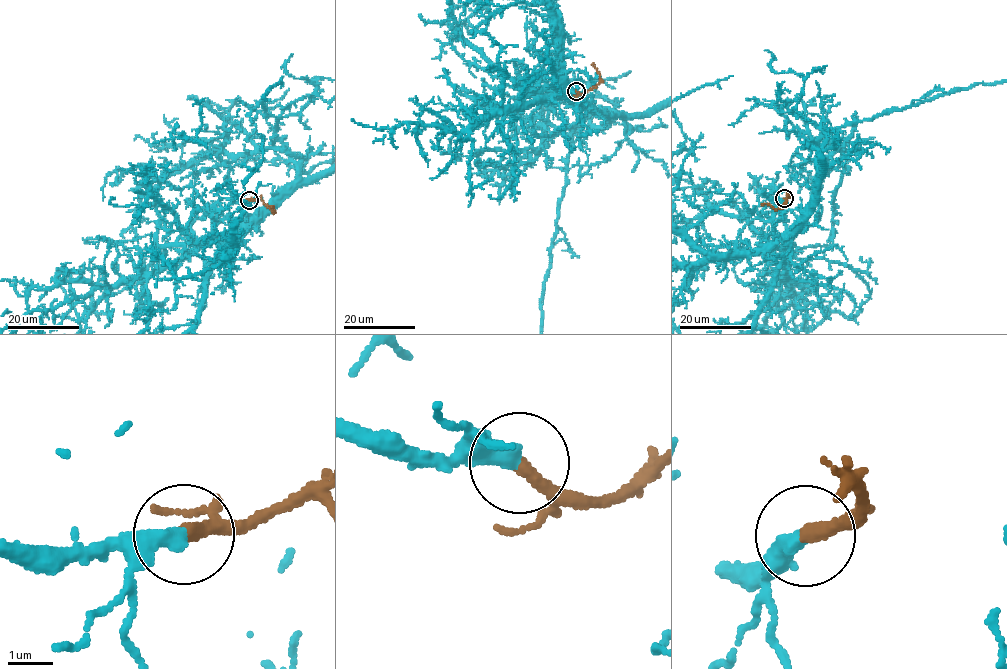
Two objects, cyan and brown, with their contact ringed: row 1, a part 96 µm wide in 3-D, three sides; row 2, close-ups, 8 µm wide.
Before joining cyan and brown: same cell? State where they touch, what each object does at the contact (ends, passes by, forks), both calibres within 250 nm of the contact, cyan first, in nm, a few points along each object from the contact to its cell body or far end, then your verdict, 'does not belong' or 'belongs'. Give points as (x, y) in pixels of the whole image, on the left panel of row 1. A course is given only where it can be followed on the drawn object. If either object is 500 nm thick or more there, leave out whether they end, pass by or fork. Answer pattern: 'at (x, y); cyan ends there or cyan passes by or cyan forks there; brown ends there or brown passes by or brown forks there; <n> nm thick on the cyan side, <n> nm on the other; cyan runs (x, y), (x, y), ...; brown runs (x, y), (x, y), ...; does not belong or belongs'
at (249, 200); cyan ends there; brown ends there; 440 nm thick on the cyan side, 320 nm on the other; brown runs (249, 201), (259, 197), (273, 212), (272, 206); belongs

